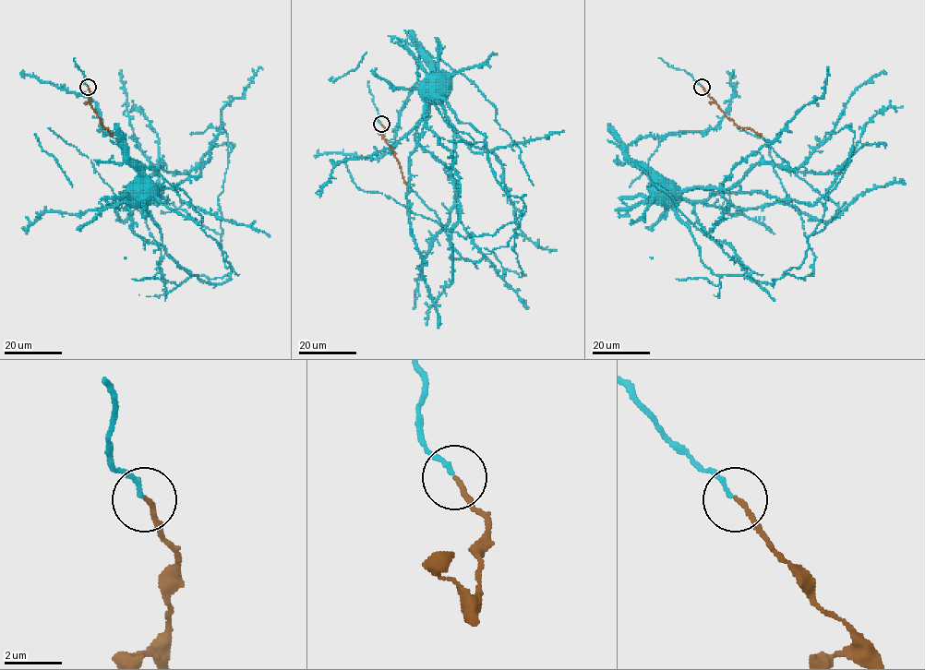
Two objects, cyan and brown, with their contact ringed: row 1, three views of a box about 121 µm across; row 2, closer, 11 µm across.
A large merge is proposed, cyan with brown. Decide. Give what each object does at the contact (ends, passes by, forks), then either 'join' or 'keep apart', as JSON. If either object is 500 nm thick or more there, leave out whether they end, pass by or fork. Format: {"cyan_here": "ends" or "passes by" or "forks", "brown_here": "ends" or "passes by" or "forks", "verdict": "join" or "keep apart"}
{"cyan_here": "ends", "brown_here": "ends", "verdict": "join"}

